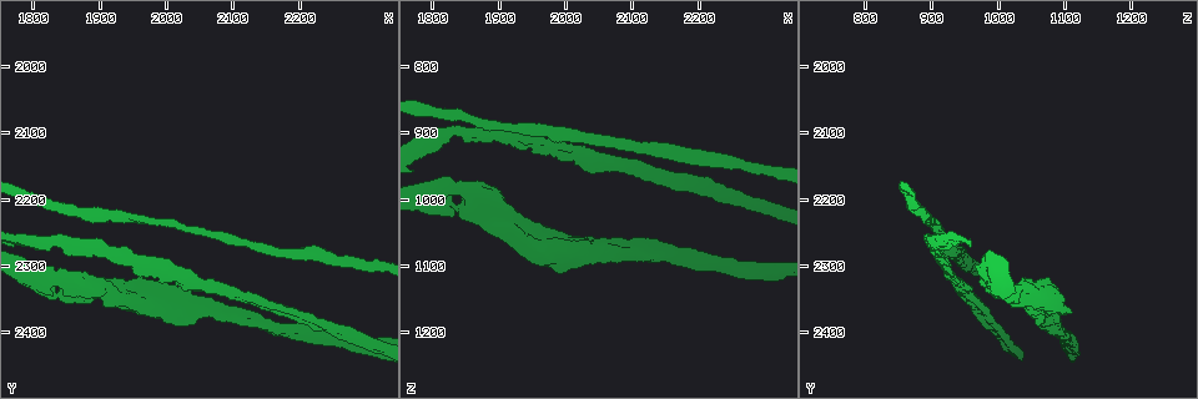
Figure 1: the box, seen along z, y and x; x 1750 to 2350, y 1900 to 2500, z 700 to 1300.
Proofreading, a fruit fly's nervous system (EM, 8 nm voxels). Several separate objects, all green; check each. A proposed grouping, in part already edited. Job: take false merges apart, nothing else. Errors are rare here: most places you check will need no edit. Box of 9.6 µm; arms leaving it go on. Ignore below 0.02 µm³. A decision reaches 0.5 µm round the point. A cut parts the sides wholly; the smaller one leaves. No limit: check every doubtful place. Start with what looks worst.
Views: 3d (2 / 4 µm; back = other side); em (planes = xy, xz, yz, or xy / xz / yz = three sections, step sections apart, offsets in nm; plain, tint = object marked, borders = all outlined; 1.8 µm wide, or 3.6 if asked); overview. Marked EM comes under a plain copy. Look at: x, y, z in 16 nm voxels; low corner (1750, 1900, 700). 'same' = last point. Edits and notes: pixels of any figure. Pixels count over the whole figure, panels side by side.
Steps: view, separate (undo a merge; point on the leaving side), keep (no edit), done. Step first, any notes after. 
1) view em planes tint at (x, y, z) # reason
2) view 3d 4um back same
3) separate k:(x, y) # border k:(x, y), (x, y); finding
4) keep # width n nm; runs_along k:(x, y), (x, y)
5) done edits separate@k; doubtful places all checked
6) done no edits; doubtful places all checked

view 3d 2um at (1885, 2340, 1020)

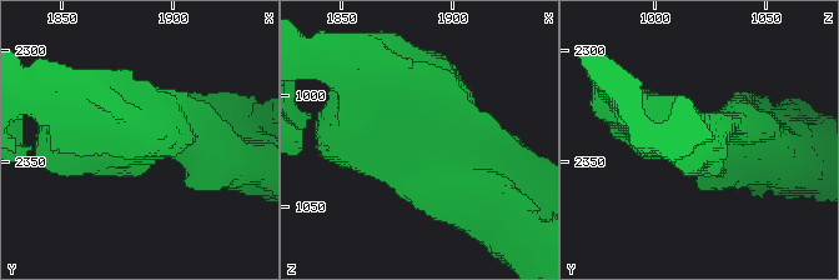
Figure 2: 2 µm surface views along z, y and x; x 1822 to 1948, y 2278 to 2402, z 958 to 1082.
view em xz step 16 tint at (1884, 2339, 1019)

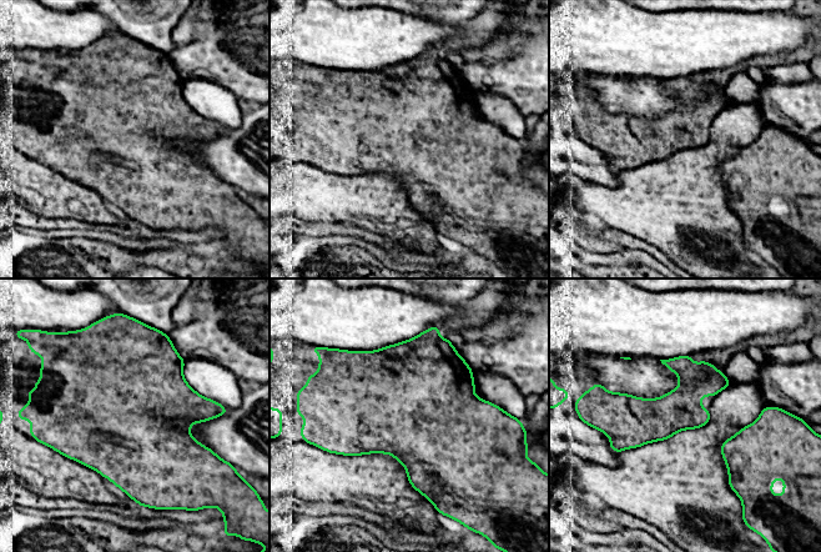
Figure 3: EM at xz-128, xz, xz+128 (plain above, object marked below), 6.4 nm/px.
view em xy step 16 tint same # another direction

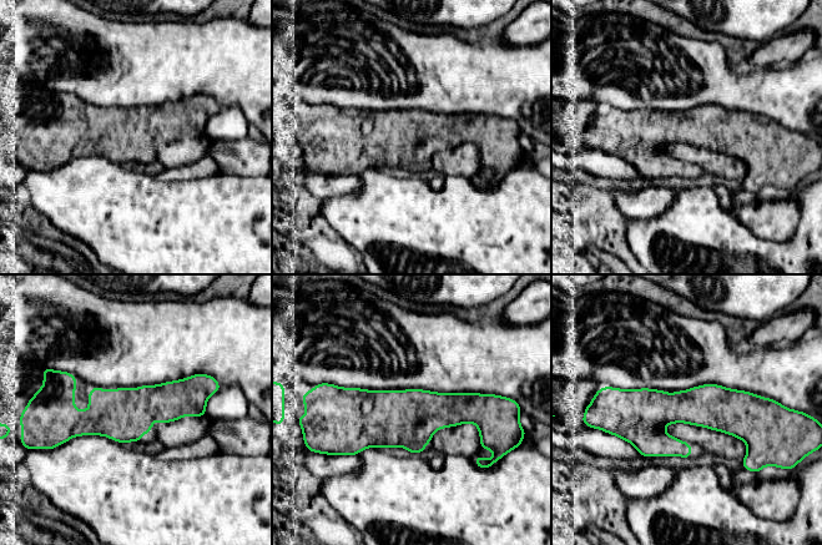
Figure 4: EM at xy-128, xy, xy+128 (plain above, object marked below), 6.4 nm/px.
keep # runs_along 4:(337, 408), (475, 410), (487, 420); all the same neuron

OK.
view em xz step 16 tint at (1830, 2335, 1020) # narrows sharply

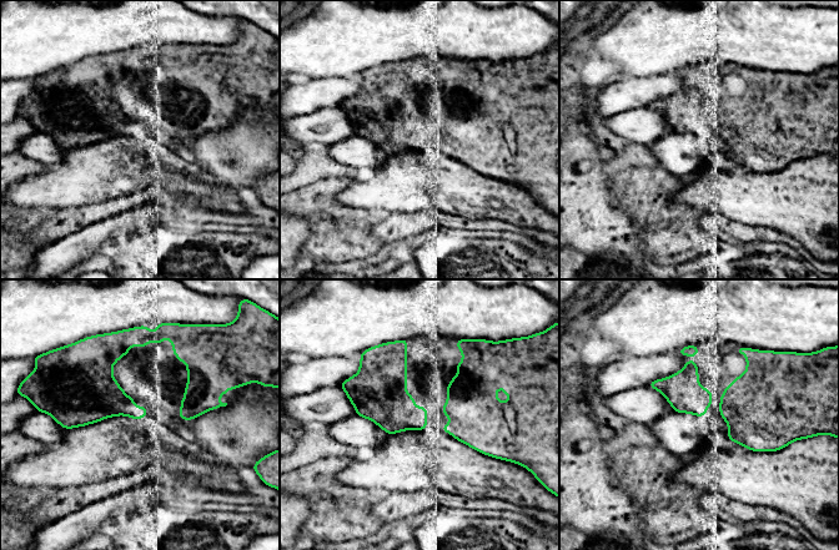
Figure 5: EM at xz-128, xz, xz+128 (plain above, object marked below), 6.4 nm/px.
view em yz step 4 tint same

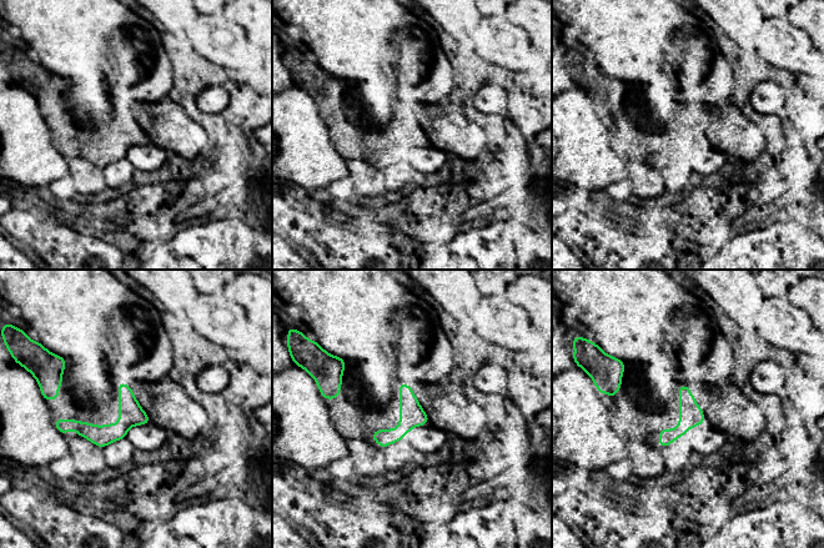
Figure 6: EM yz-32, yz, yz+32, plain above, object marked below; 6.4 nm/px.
keep # width 150 nm; runs_along 6:(145, 418), (116, 432), (59, 423); one neuron here

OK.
view em 3.6um xy step 4 borders at (2015, 2355, 1075) # sudden change in width

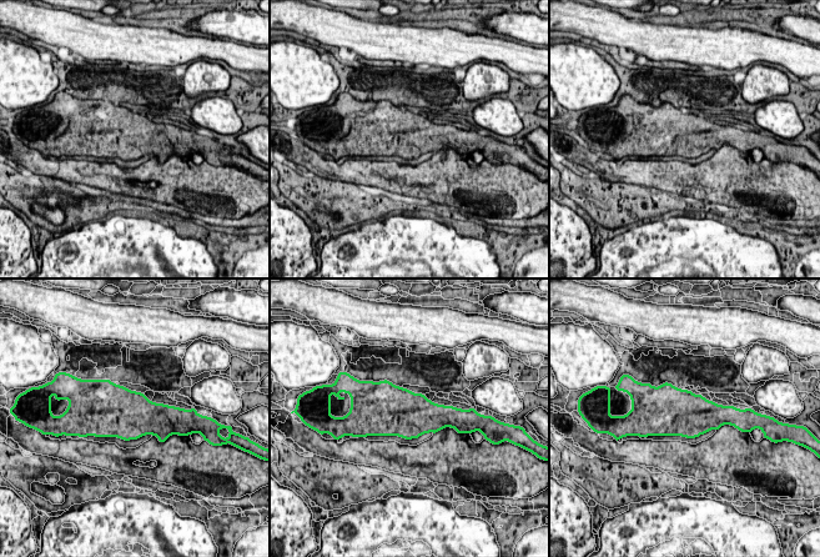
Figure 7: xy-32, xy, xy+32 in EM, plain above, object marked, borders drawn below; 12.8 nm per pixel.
keep # width 600 nm; one neuron here

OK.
done no edits; doubtful places all checked

